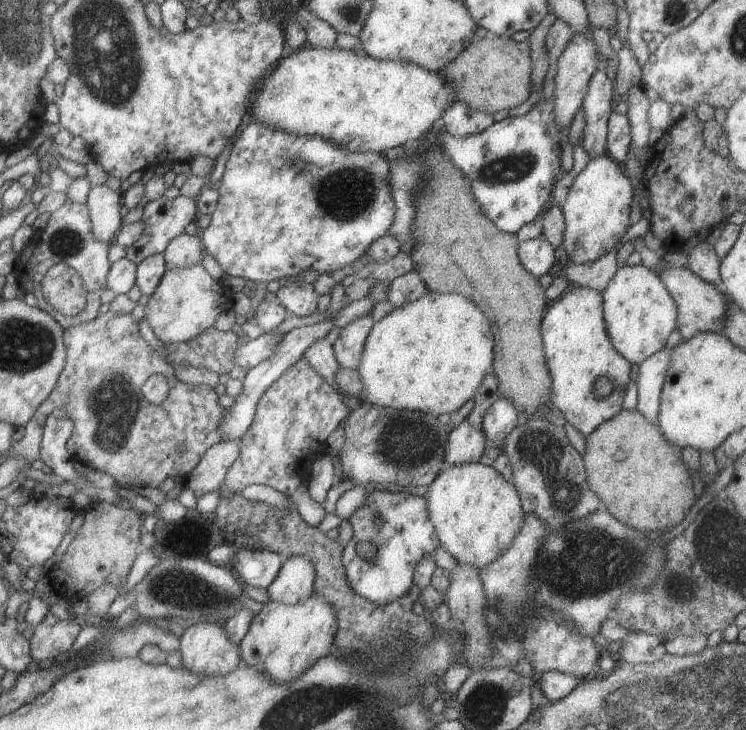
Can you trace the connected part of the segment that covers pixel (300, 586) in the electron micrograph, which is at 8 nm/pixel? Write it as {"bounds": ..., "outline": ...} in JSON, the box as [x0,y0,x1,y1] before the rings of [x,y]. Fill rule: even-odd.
{"bounds":[268,556,315,606],"outline":[[[289,556],[280,567],[277,578],[269,584],[268,600],[293,606],[305,602],[313,593],[315,570],[305,556]]]}

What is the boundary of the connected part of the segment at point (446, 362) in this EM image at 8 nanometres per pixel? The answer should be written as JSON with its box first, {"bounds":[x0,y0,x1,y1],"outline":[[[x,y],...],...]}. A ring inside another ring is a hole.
{"bounds":[356,291,493,416],"outline":[[[428,291],[424,296],[413,300],[413,302],[407,302],[403,306],[399,306],[399,308],[393,307],[393,310],[389,314],[383,316],[383,318],[371,326],[371,330],[369,330],[369,334],[365,338],[363,352],[361,352],[361,360],[359,360],[356,369],[359,378],[361,378],[363,390],[361,390],[361,394],[357,398],[360,401],[369,402],[380,407],[397,408],[397,410],[403,410],[405,408],[405,411],[427,412],[427,414],[431,414],[432,416],[440,416],[454,412],[463,406],[465,400],[472,399],[473,394],[475,394],[477,388],[483,381],[483,376],[491,372],[493,365],[493,338],[491,334],[489,322],[483,316],[483,312],[471,300],[467,300],[465,296],[459,296],[459,294]]]}

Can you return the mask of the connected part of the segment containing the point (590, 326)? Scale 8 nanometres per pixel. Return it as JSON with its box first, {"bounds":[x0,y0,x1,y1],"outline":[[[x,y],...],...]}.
{"bounds":[539,285,630,439],"outline":[[[575,285],[565,296],[547,303],[539,334],[549,378],[551,404],[585,439],[599,424],[618,414],[629,384],[630,363],[611,346],[601,306],[601,293]]]}

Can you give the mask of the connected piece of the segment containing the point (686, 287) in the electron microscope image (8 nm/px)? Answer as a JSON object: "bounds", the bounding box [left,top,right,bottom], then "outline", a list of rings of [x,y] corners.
{"bounds":[656,264,727,340],"outline":[[[664,264],[656,270],[661,284],[669,292],[677,310],[676,328],[679,329],[682,340],[689,340],[695,332],[722,333],[725,324],[725,304],[727,297],[721,287],[707,283],[698,278],[688,268]]]}

